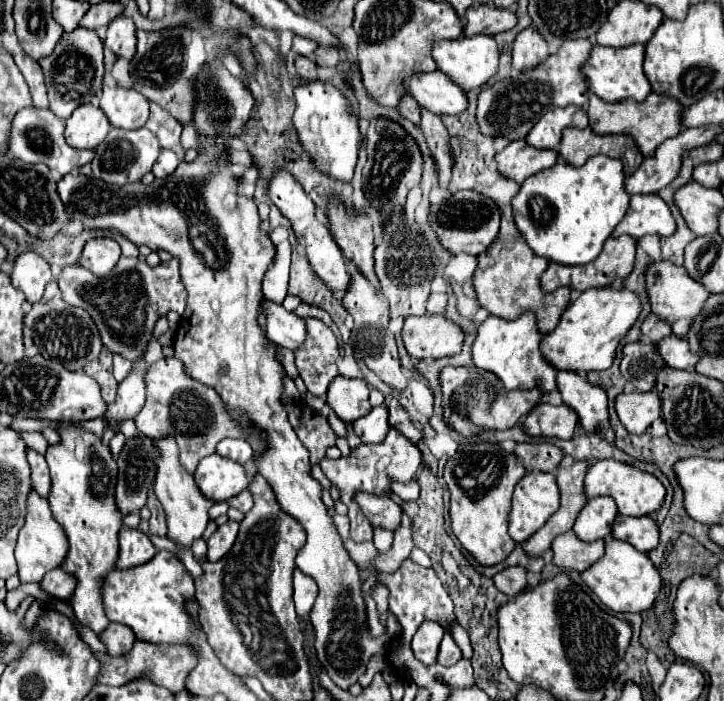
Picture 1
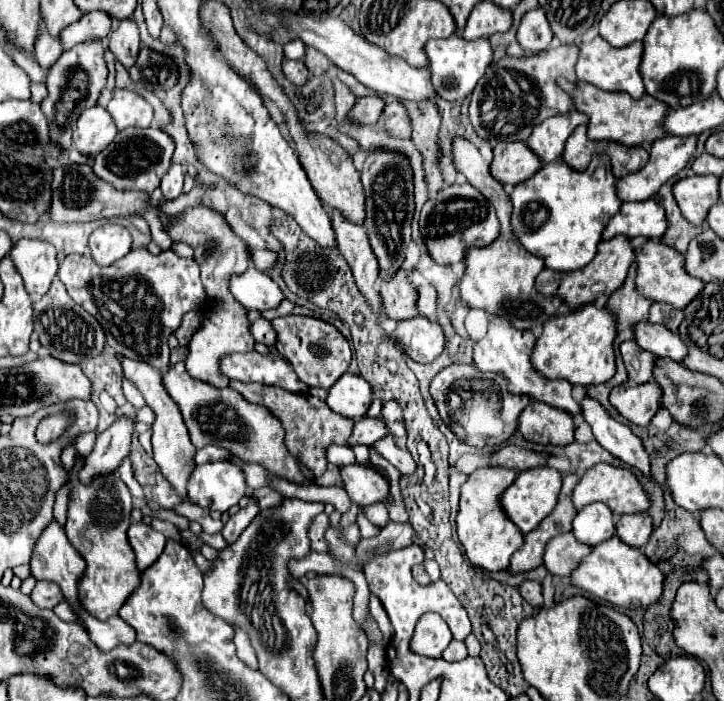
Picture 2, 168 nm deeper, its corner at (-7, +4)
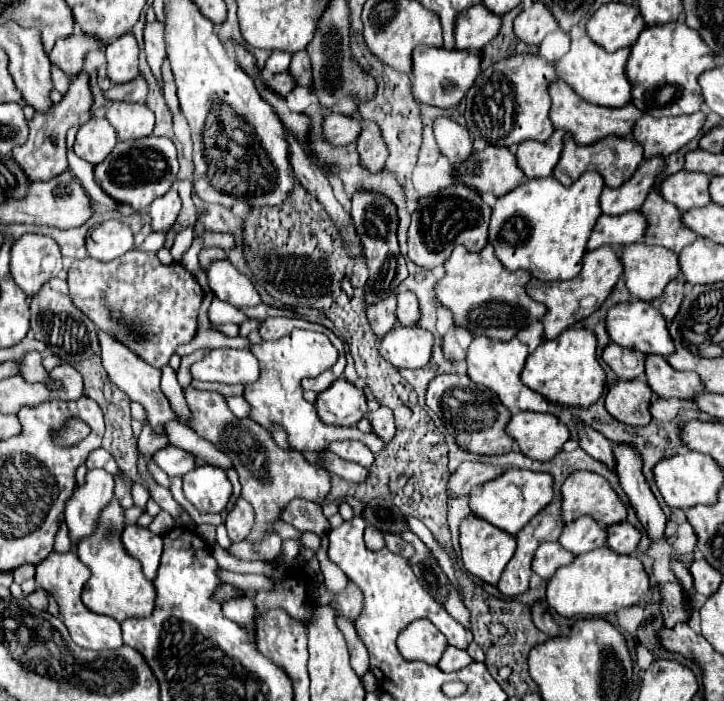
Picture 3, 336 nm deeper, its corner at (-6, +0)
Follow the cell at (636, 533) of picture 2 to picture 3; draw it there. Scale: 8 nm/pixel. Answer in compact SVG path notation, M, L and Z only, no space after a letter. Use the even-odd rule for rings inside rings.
M626 521L606 527L606 533L608 533L608 539L606 539L608 547L620 555L632 555L640 541L640 531Z

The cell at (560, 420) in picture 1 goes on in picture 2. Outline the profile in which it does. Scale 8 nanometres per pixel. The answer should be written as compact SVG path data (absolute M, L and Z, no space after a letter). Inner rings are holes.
M531 401L519 417L519 431L527 441L541 445L569 445L573 441L573 417L557 407Z

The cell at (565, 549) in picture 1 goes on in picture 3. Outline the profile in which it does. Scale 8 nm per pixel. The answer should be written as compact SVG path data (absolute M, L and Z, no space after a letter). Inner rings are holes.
M540 543L532 559L532 571L548 581L558 567L568 565L574 559L572 553L566 553L558 543Z

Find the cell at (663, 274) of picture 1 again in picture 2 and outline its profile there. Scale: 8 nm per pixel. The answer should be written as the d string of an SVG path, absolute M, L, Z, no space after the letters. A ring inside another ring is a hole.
M649 239L641 245L637 255L637 291L651 301L669 303L671 307L683 311L703 291L703 281L685 273L685 261L679 251L663 245L661 241Z

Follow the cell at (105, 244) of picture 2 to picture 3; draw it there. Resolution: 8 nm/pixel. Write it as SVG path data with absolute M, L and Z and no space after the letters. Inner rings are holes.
M116 219L94 225L86 235L86 249L98 261L112 261L134 247L132 231Z

